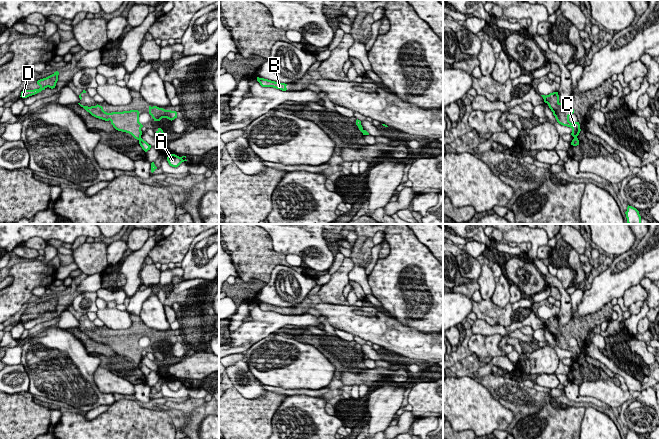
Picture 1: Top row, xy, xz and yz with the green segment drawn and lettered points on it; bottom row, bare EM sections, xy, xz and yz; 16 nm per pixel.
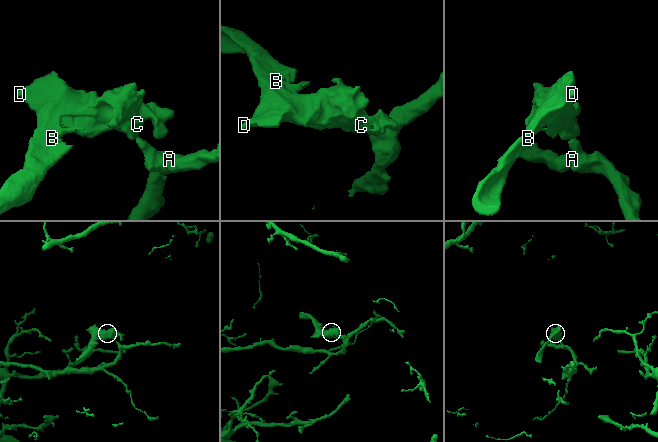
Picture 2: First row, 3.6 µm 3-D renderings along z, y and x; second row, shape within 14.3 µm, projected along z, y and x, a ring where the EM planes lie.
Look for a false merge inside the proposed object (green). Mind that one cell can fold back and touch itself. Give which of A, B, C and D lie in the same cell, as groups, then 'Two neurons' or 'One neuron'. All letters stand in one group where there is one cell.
Groups: A / B C D. Two neurons

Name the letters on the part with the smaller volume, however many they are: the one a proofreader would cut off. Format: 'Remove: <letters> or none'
Remove: B, C, D

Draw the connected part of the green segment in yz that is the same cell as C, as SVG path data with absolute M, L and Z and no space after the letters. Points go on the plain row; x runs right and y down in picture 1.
M558 316L550 317L549 319L541 319L544 326L548 328L549 332L553 336L557 346L563 350L570 351L572 353L571 359L577 362L581 353L579 346L571 347L569 345L569 340L574 337L574 333L571 330L572 326L570 321L563 327L559 326Z

